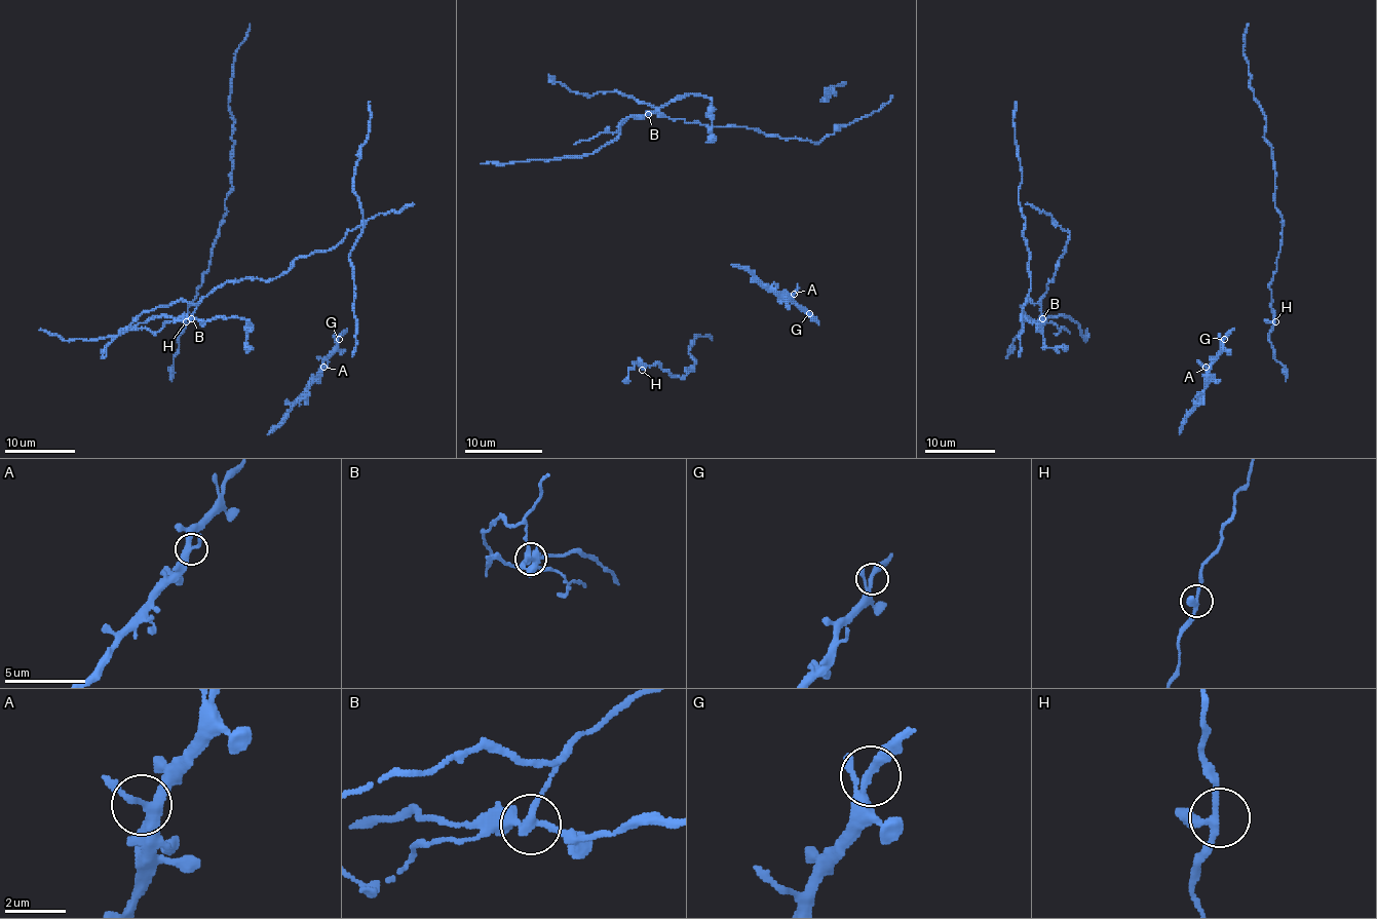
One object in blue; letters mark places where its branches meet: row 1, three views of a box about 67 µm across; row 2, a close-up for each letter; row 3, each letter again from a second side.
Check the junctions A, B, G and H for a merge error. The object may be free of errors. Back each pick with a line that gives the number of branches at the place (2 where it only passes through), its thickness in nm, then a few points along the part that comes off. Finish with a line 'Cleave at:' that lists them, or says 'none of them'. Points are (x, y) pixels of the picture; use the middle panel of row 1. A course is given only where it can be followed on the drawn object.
B: 3 branches meet; 300 nm thick; foreign part runs (648, 115), (630, 117), (609, 142), (591, 154), (481, 163)
Cleave at: B

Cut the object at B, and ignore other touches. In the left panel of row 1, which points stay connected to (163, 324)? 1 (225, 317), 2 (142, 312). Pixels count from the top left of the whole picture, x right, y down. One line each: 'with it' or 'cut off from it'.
1: with it
2: cut off from it

